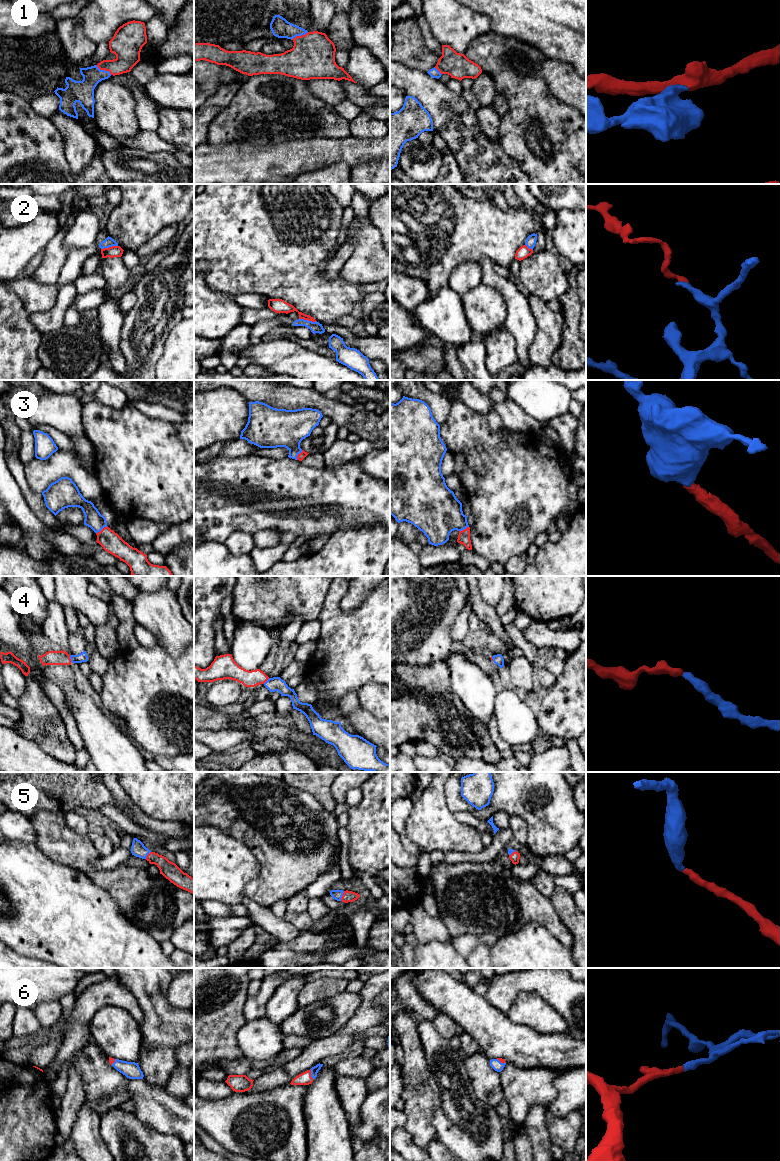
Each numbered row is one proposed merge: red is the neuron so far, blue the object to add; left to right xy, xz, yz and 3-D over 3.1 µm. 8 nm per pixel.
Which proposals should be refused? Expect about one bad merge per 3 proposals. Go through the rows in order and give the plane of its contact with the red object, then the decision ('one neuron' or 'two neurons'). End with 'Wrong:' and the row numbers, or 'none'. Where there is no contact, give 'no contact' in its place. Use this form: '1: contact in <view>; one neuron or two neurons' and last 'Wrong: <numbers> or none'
1: contact in xy; one neuron
2: contact in xz; two neurons
3: contact in xy; one neuron
4: contact in xy; one neuron
5: contact in xz; one neuron
6: contact in xz; one neuron
Wrong: 2

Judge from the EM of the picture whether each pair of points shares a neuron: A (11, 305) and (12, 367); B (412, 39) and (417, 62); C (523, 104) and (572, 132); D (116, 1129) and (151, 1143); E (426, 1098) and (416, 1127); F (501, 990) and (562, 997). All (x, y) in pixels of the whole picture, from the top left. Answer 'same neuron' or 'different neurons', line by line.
A: same neuron
B: same neuron
C: same neuron
D: same neuron
E: same neuron
F: same neuron

